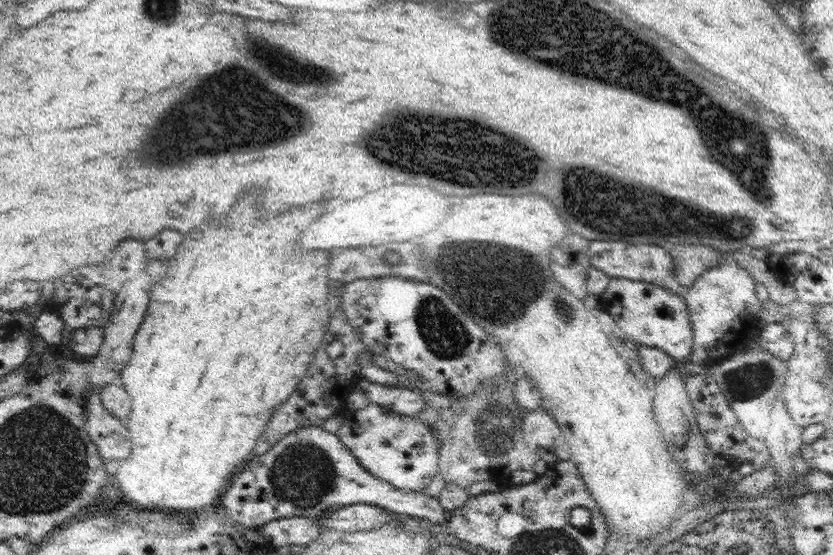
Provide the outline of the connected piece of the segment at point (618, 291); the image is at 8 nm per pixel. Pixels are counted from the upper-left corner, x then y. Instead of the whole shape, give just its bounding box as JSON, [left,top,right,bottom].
[592,277,693,366]

